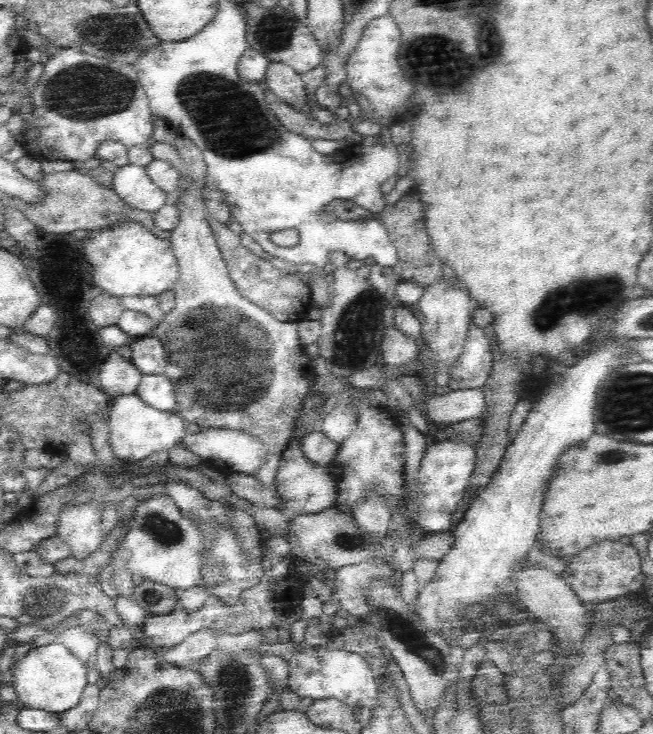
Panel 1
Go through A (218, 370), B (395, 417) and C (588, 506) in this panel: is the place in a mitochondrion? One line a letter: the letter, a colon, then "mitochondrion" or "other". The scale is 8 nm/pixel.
A: mitochondrion
B: other
C: other

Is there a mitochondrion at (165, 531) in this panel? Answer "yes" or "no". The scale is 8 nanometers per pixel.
yes

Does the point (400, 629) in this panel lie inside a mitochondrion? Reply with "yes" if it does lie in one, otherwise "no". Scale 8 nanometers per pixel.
yes

